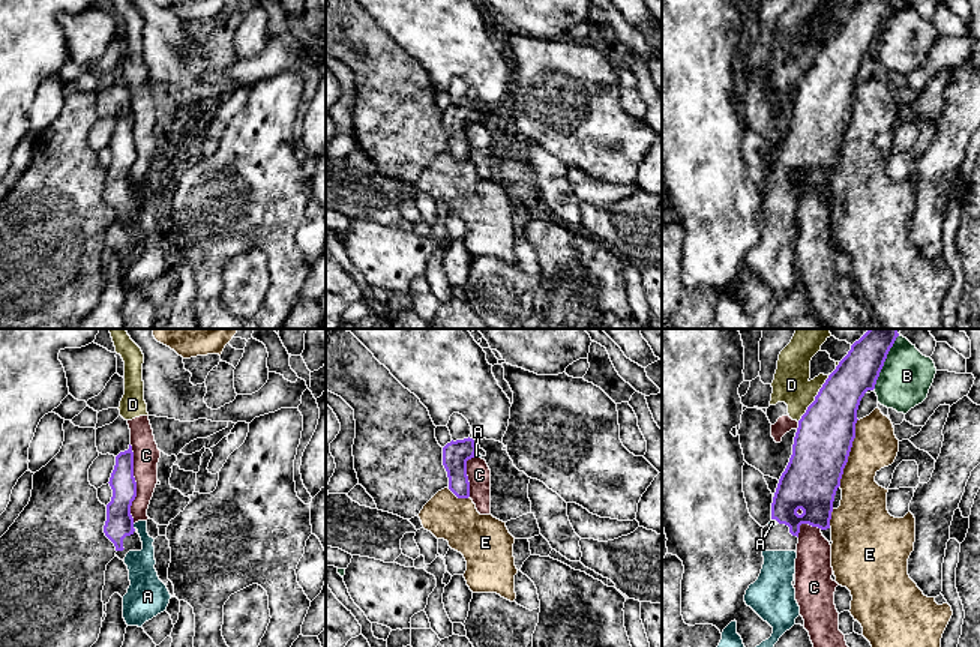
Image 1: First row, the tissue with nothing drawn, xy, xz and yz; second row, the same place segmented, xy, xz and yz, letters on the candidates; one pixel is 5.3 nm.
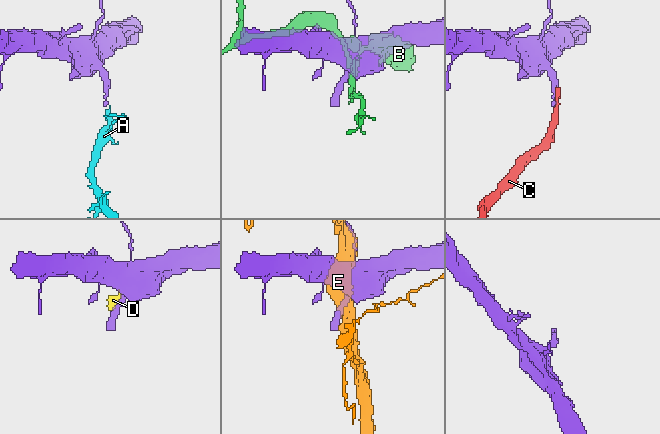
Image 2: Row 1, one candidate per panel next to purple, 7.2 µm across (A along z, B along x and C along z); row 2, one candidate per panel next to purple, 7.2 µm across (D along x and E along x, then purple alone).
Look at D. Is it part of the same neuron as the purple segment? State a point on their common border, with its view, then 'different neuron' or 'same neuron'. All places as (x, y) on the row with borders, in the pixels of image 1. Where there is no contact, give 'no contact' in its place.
meets purple in yz at (815, 398); different neuron

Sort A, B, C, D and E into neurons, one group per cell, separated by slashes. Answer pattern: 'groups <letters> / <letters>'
groups A / B / C D / E

